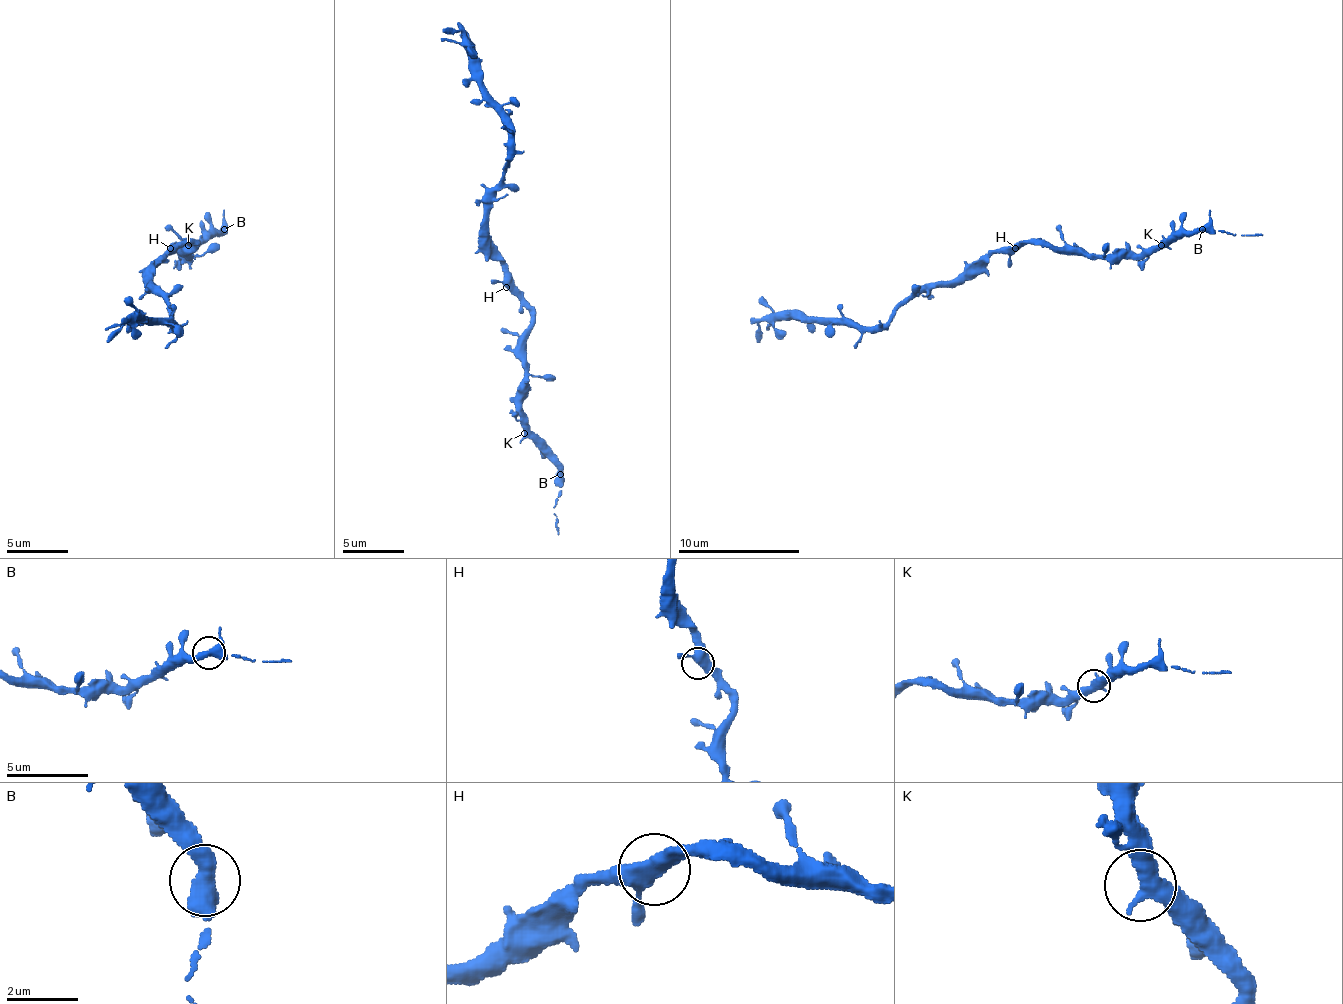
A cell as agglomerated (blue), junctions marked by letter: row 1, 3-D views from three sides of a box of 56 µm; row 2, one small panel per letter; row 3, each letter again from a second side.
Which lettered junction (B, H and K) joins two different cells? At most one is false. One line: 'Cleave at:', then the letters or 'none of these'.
Cleave at: none of these

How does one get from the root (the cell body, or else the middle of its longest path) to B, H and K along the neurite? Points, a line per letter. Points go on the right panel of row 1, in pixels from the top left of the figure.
B: (991, 257), (1012, 254), (1024, 245), (1039, 242), (1091, 254), (1125, 254), (1137, 248), (1164, 248), (1201, 230)
H: (991, 257), (1015, 248)
K: (991, 257), (1012, 254), (1024, 245), (1039, 242), (1091, 254), (1125, 254), (1161, 245)

